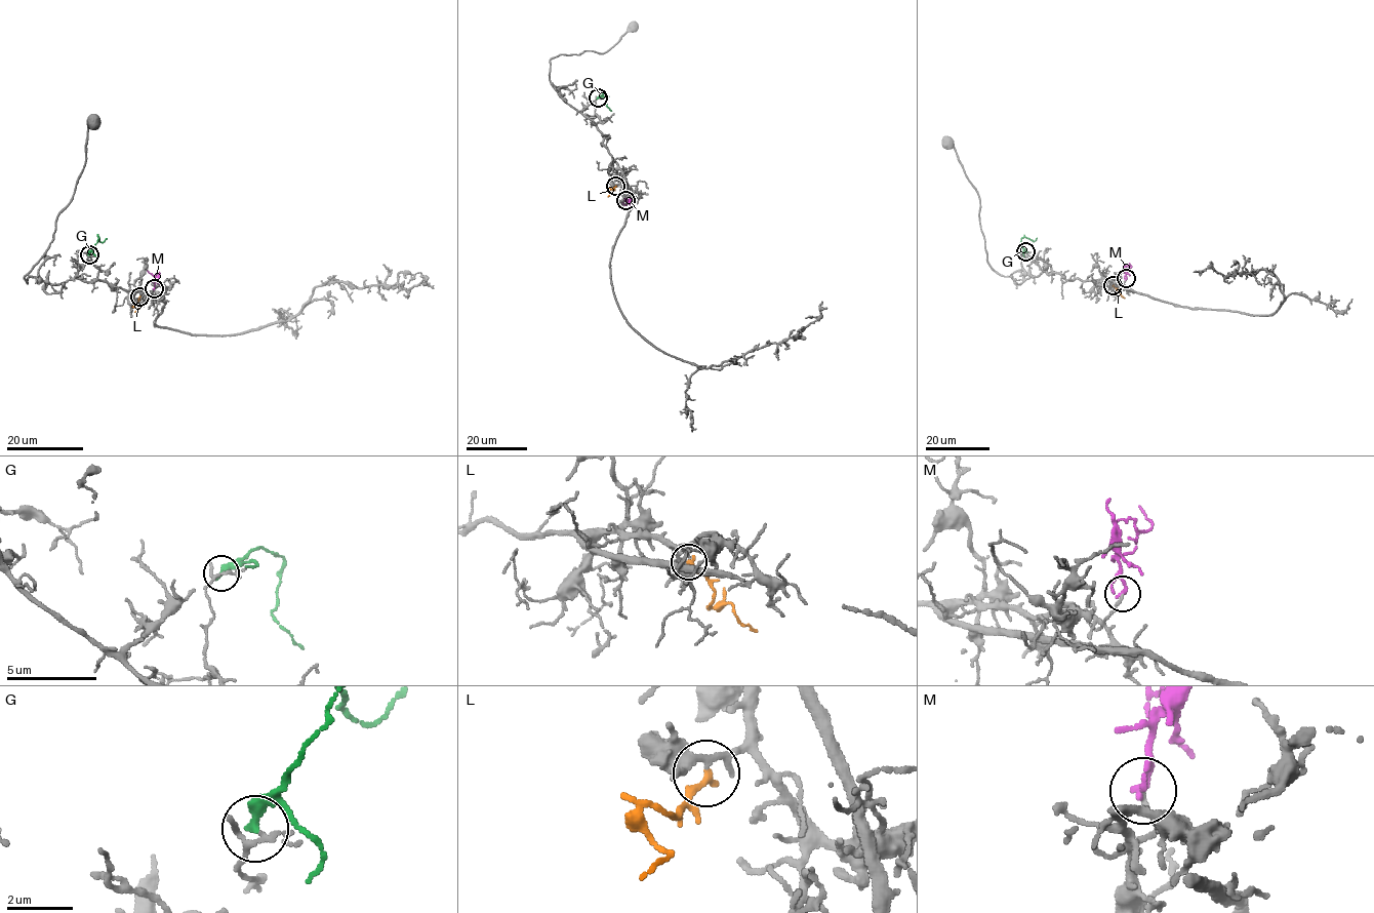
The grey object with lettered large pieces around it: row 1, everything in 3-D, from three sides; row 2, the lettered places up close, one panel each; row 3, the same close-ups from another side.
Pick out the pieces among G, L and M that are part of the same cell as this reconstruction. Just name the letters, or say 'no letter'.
L, M

